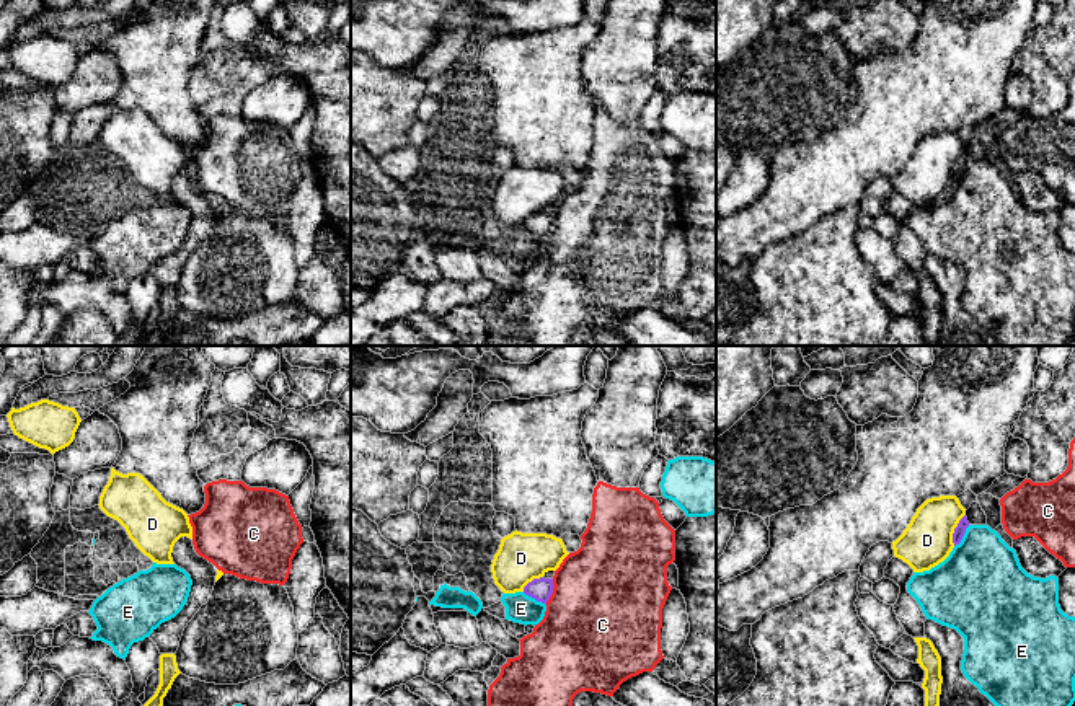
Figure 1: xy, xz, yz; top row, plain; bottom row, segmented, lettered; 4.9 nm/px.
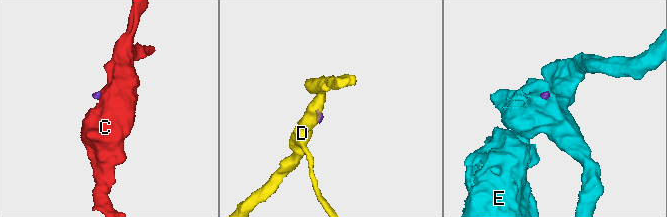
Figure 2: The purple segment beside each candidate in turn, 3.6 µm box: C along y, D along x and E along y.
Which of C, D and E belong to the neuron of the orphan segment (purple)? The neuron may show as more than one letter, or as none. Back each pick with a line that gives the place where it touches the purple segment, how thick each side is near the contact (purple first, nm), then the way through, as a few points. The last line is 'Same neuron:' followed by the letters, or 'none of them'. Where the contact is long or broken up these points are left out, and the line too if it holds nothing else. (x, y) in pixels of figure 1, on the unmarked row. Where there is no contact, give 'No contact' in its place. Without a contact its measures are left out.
Same neuron: none of them

